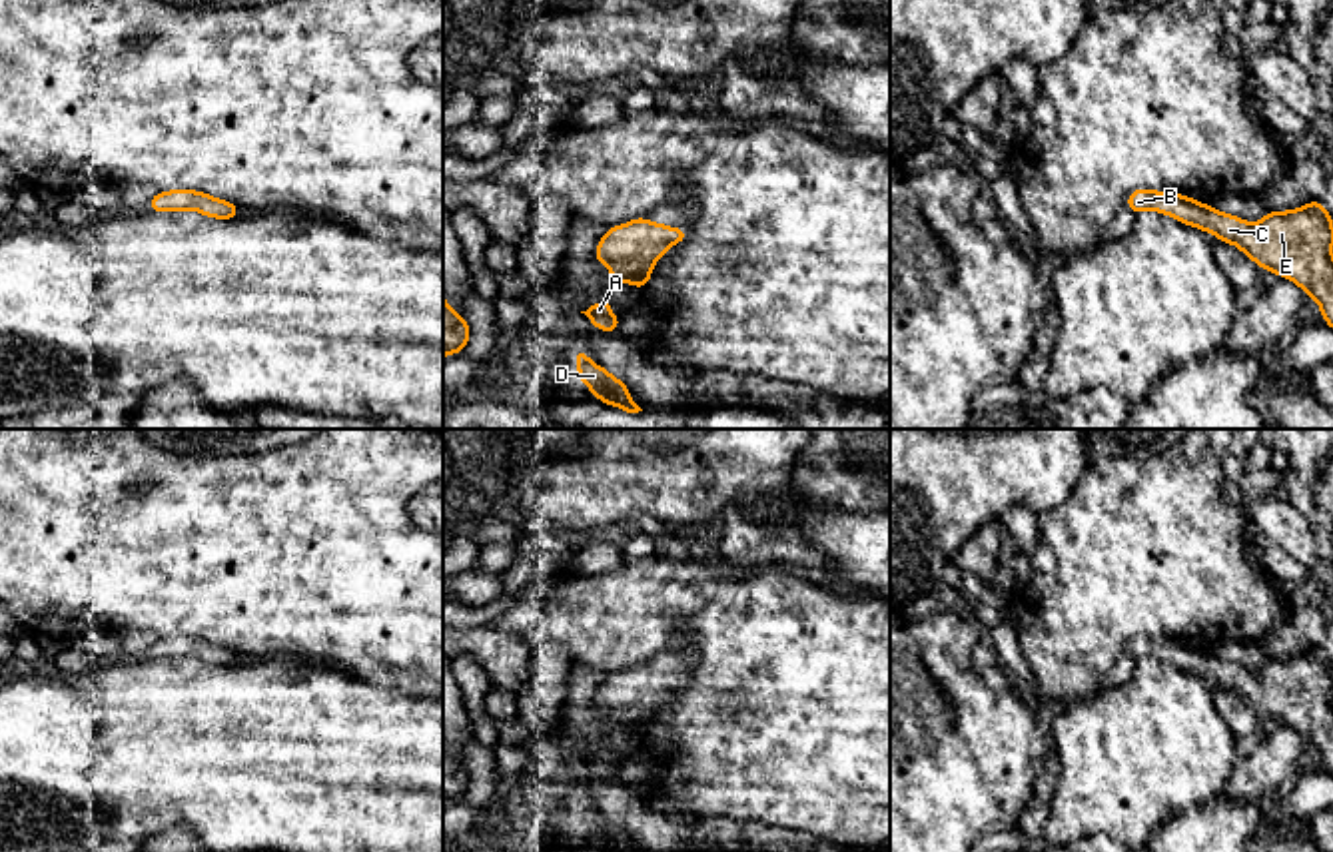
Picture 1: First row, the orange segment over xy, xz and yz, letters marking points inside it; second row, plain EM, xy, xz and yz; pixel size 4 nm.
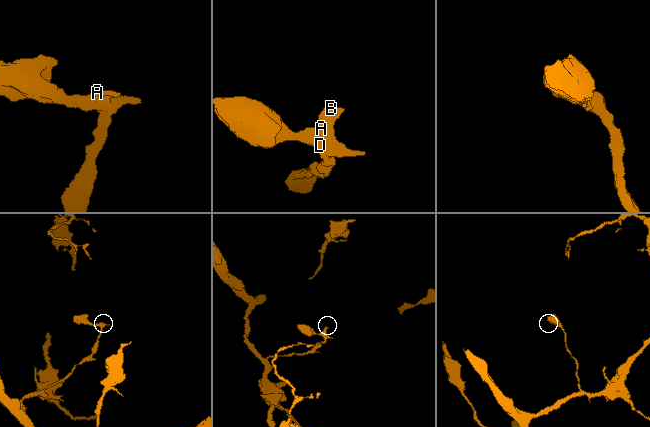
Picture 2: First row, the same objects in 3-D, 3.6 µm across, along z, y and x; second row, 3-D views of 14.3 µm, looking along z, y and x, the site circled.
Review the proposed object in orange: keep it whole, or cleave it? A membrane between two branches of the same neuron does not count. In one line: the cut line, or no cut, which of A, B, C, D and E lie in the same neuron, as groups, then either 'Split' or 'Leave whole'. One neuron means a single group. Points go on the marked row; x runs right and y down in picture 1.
No split. Groups: A B C D E. Leave whole

